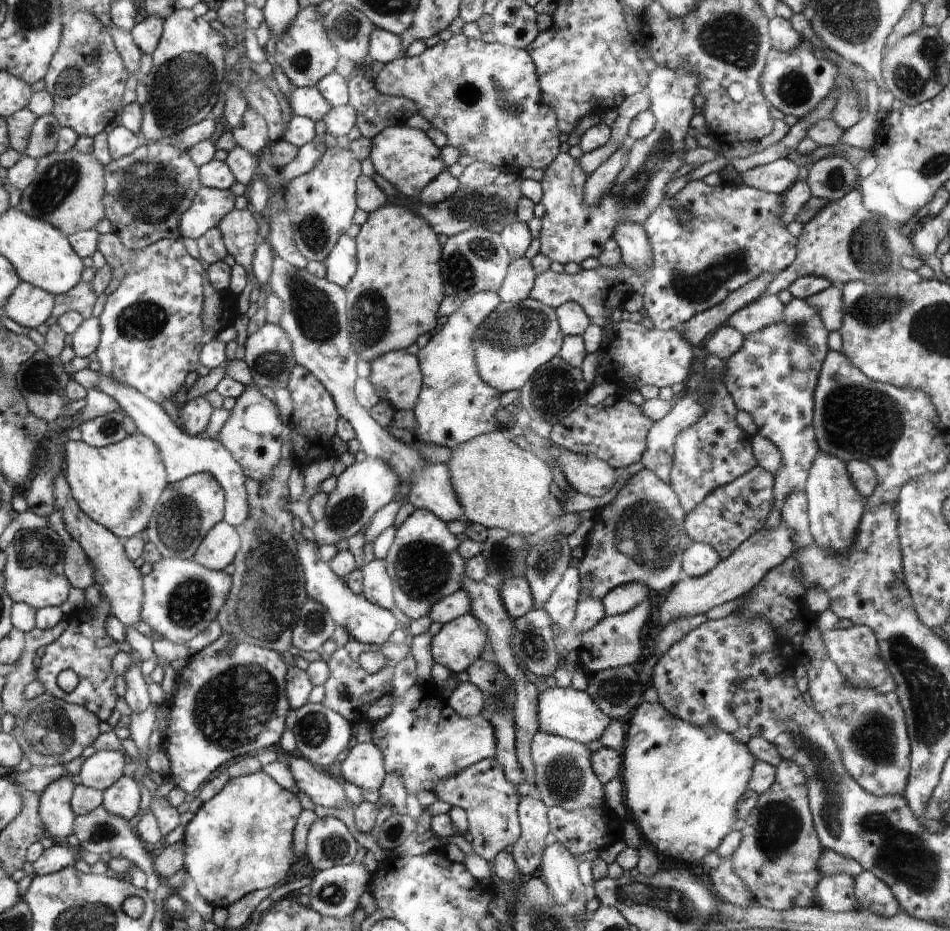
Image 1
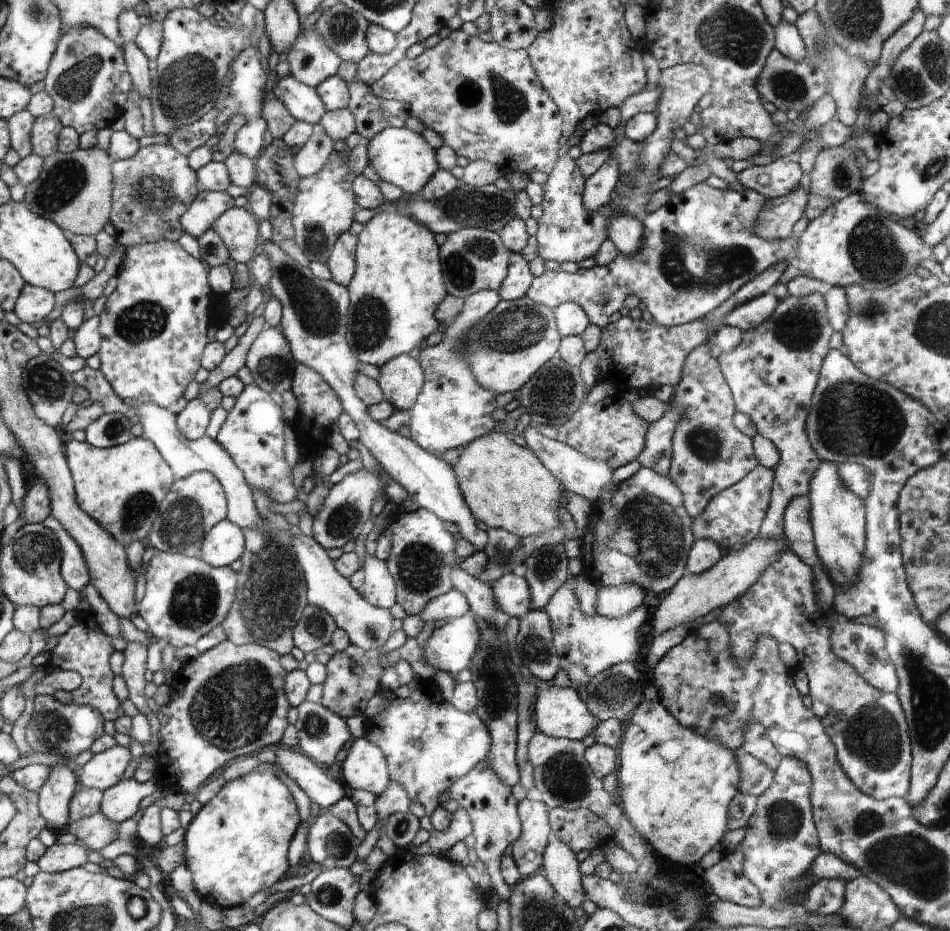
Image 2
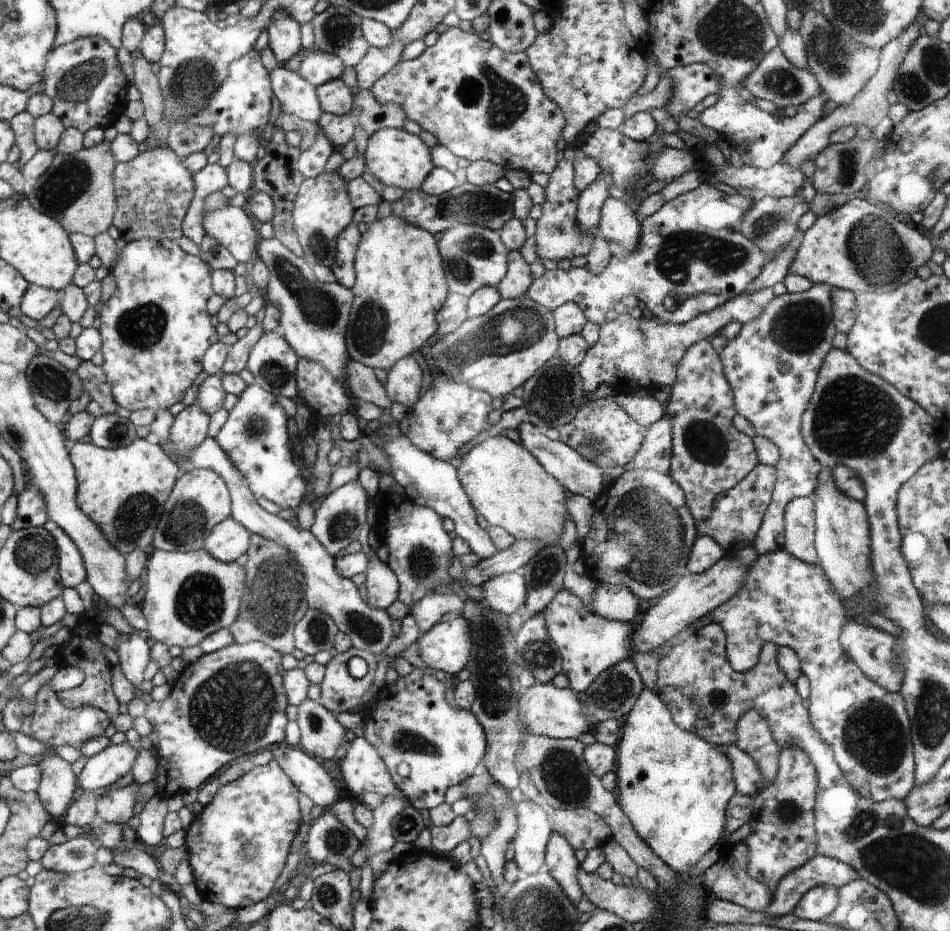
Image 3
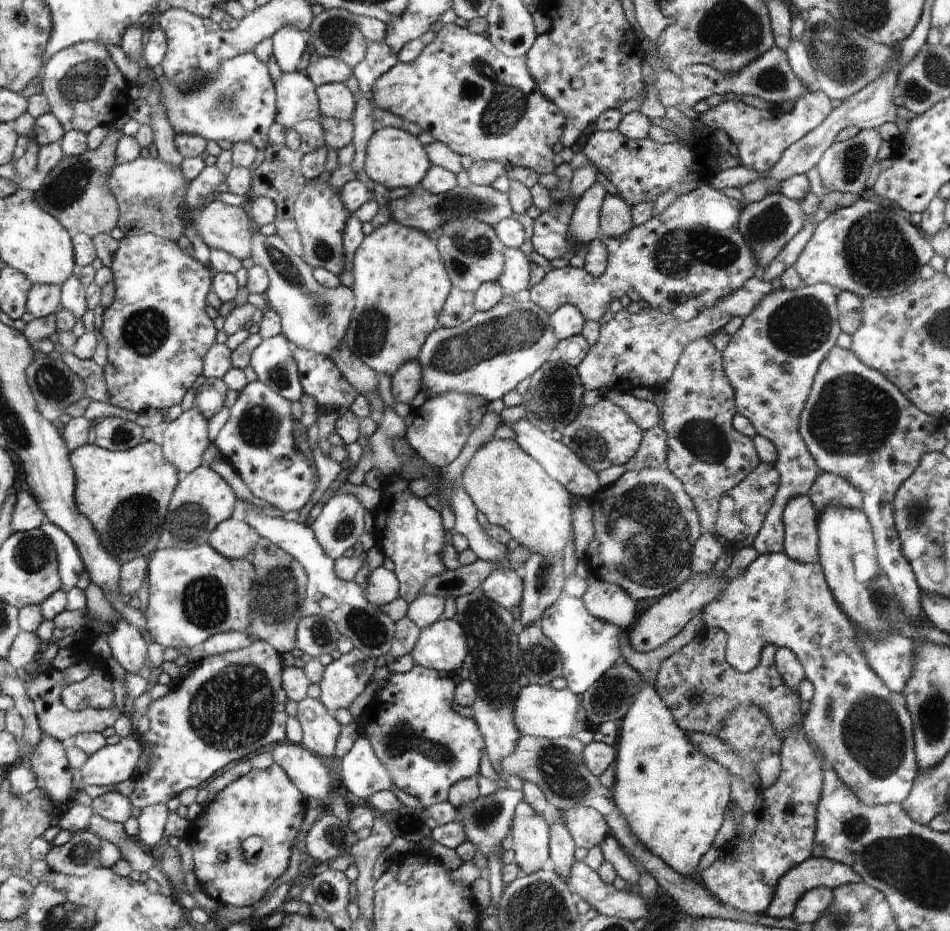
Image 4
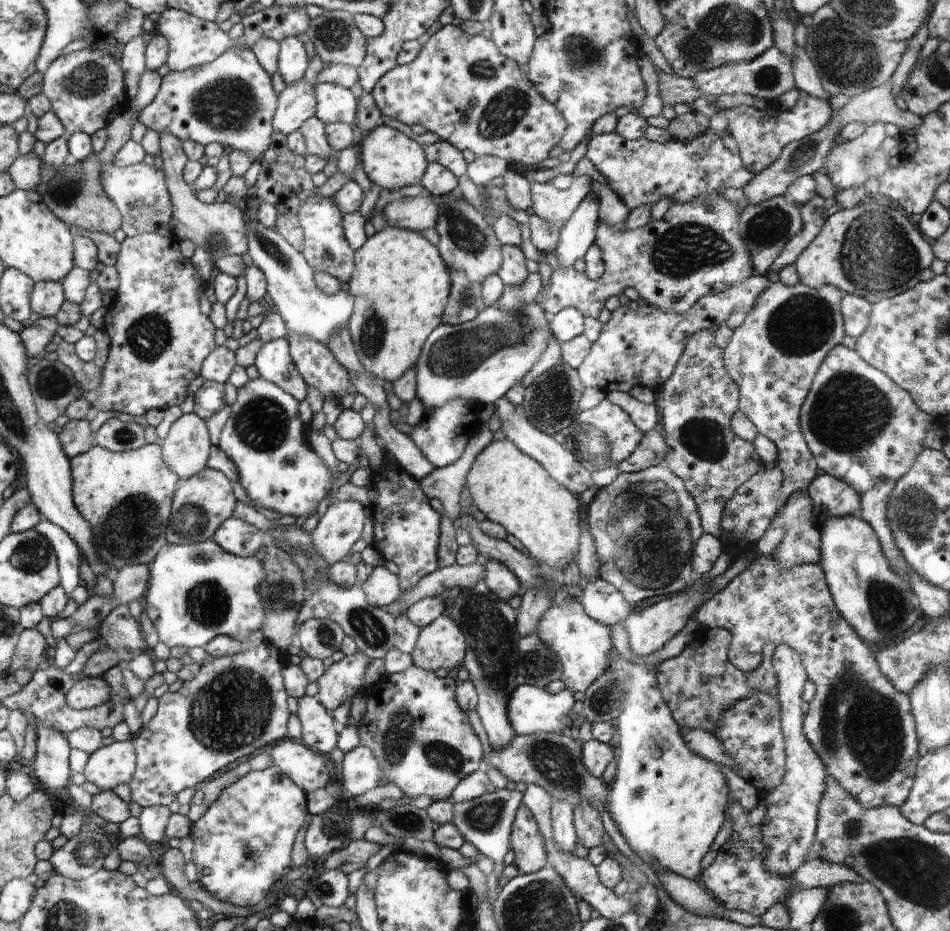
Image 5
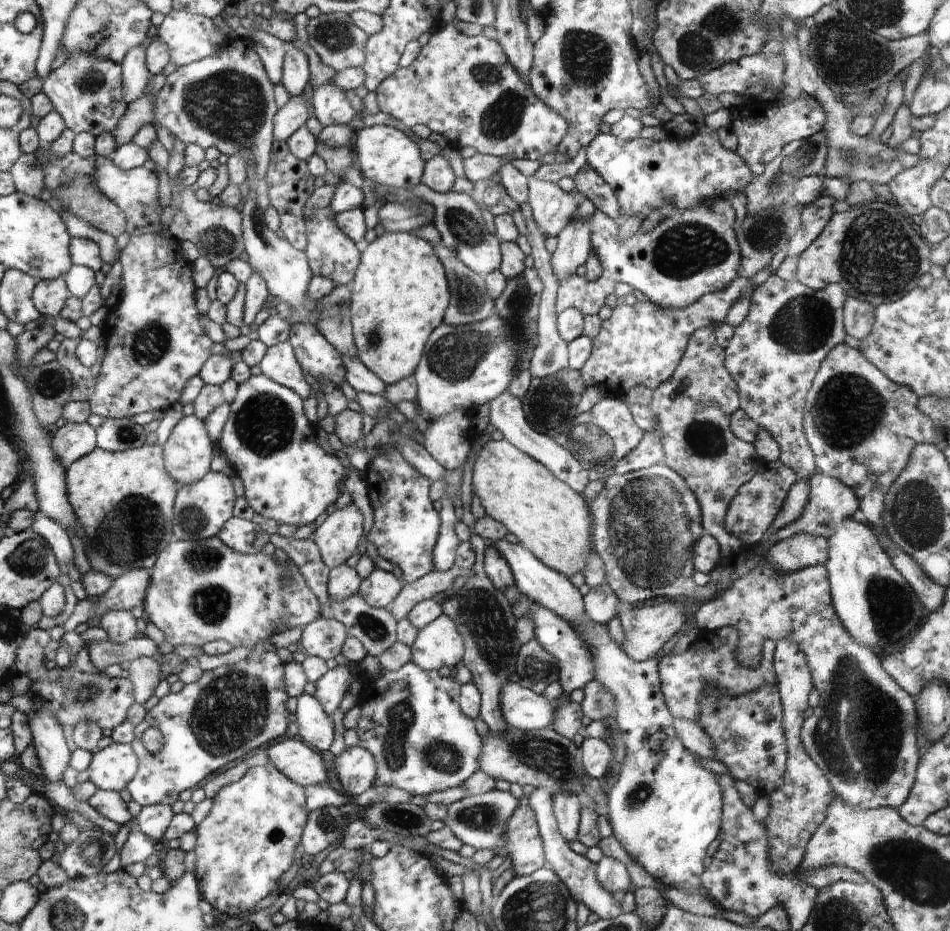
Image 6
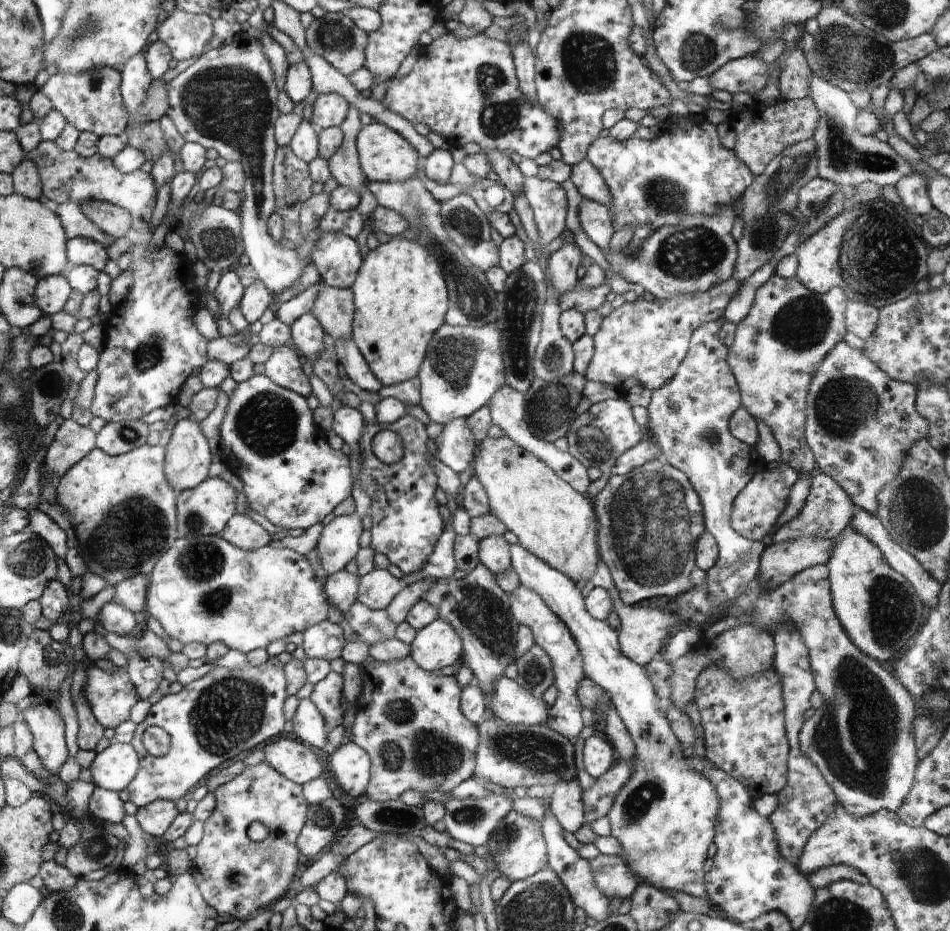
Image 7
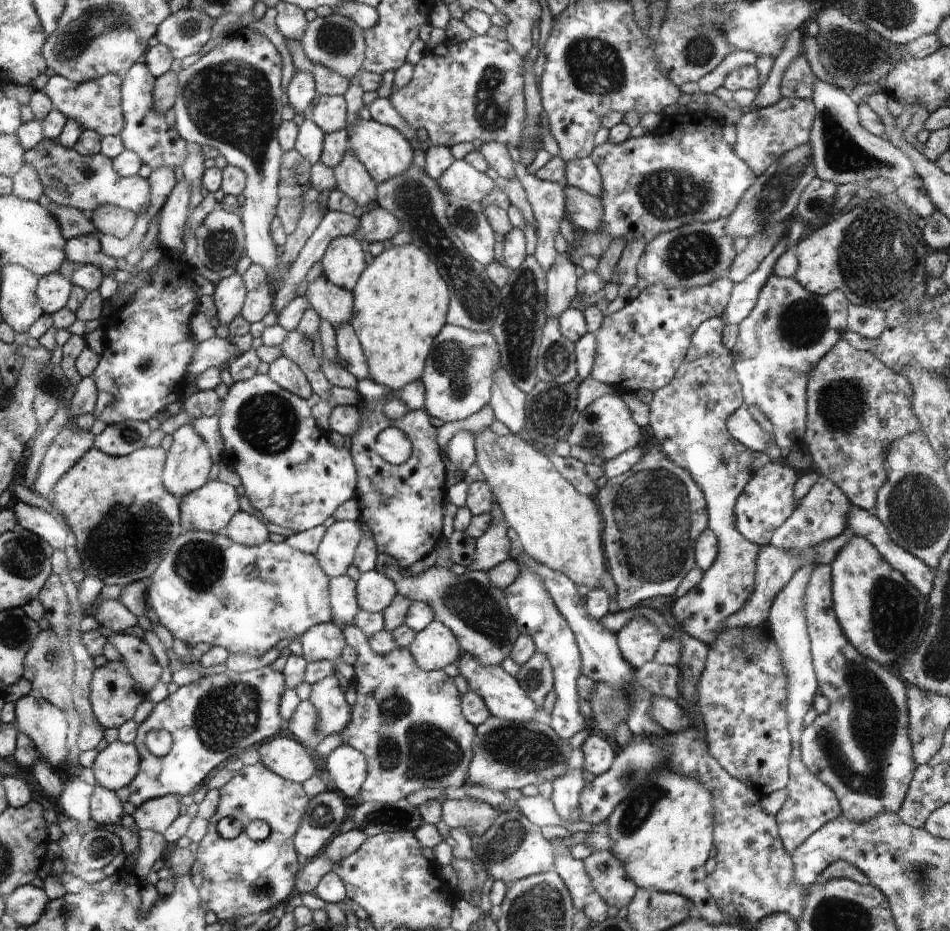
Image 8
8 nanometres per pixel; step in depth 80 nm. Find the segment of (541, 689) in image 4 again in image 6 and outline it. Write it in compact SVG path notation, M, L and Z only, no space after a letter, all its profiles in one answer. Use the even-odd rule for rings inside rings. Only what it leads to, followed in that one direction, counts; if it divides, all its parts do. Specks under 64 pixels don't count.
M510 680L502 686L499 696L500 708L503 719L508 727L523 731L533 731L536 729L543 729L552 723L552 712L556 703L564 700L568 695L564 695L555 702L550 702L543 694L536 694L533 690L522 686L521 683L515 683Z

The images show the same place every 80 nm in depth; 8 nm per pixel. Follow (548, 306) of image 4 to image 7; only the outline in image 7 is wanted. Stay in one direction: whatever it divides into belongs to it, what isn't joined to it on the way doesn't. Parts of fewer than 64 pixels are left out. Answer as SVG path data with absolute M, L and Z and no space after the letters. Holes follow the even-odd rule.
M584 199L578 207L578 216L580 224L588 238L592 240L596 246L604 253L607 261L612 265L612 273L620 275L624 280L633 284L641 284L645 292L652 293L659 299L667 301L673 298L690 297L696 292L702 292L714 288L714 286L722 284L729 280L736 270L737 258L740 254L740 248L737 246L736 240L732 237L732 224L737 218L736 211L732 207L725 207L715 215L698 215L686 216L675 225L664 225L661 229L652 232L642 243L636 255L633 258L626 258L623 252L618 253L612 248L612 238L616 234L613 229L613 220L605 206L597 202ZM582 282L576 284L574 290L570 290L560 299L561 310L576 309L582 314L588 311L596 311L606 301L606 295L611 291L609 283L601 284L596 288L588 288Z

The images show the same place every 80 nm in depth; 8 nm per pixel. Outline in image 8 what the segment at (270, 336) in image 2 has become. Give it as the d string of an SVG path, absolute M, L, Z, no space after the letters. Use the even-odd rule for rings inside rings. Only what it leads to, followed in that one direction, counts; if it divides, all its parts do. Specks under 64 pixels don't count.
M284 355L270 363L267 374L274 382L278 383L284 390L298 395L300 398L310 398L313 387L306 378L305 371L301 369L293 360Z

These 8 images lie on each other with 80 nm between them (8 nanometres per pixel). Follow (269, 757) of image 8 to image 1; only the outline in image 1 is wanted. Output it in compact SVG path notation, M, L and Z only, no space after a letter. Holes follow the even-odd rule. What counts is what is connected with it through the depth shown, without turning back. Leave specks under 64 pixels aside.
M278 752L280 760L286 762L297 788L306 794L314 805L324 808L338 808L346 802L342 786L330 776L314 770L314 766L298 754Z

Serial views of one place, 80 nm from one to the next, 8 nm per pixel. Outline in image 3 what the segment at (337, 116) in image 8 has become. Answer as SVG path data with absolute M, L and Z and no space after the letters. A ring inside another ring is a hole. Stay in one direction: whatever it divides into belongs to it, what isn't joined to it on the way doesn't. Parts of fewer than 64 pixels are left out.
M341 79L328 81L315 88L323 112L349 114L354 102L353 91Z

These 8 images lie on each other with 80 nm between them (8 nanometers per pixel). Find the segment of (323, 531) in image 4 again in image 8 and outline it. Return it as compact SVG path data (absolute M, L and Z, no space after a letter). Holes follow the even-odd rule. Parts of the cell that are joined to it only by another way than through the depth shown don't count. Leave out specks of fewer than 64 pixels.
M335 521L326 529L315 556L330 579L346 574L346 568L356 560L356 544L360 544L358 525L359 521Z

